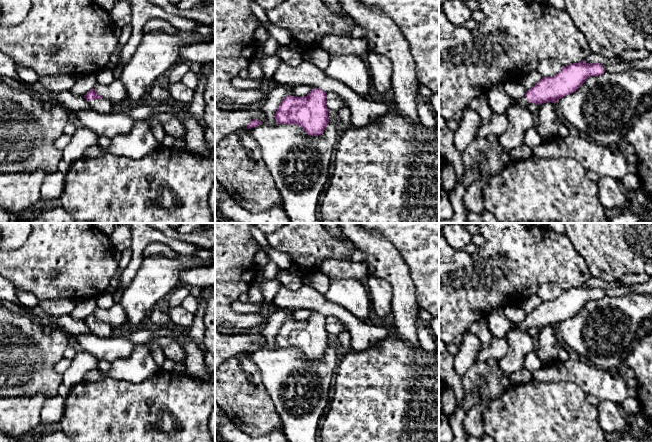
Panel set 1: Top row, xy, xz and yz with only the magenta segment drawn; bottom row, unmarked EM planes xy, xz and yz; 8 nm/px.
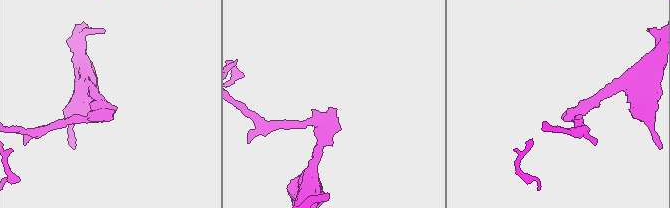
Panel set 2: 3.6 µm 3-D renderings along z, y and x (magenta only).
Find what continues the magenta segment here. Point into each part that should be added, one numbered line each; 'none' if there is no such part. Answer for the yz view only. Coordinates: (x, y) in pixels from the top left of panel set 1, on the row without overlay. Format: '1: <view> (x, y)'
1: yz (524, 326)

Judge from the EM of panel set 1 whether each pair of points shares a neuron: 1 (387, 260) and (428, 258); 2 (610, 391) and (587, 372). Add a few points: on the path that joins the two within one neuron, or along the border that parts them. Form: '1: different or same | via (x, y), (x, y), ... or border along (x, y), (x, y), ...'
1: different | border along (389, 241), (403, 259), (413, 281)
2: same | via (604, 385), (593, 378)

